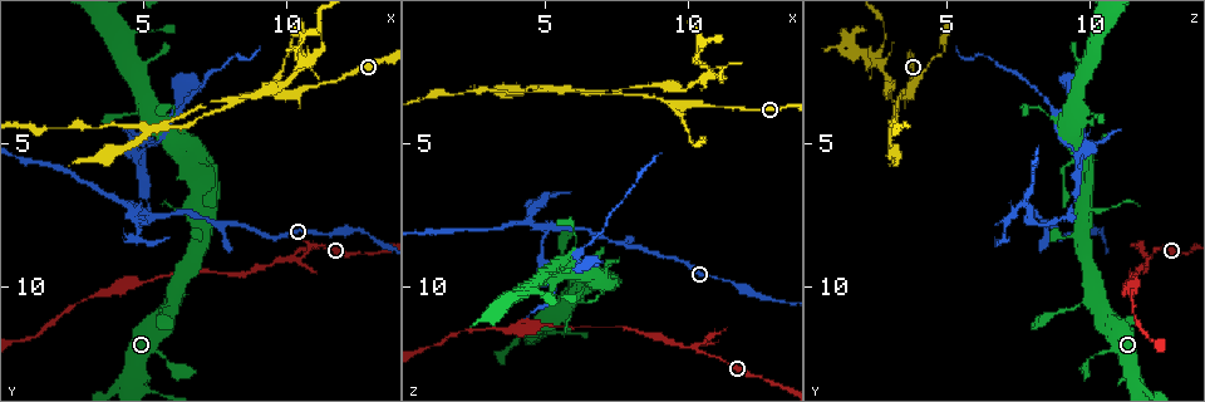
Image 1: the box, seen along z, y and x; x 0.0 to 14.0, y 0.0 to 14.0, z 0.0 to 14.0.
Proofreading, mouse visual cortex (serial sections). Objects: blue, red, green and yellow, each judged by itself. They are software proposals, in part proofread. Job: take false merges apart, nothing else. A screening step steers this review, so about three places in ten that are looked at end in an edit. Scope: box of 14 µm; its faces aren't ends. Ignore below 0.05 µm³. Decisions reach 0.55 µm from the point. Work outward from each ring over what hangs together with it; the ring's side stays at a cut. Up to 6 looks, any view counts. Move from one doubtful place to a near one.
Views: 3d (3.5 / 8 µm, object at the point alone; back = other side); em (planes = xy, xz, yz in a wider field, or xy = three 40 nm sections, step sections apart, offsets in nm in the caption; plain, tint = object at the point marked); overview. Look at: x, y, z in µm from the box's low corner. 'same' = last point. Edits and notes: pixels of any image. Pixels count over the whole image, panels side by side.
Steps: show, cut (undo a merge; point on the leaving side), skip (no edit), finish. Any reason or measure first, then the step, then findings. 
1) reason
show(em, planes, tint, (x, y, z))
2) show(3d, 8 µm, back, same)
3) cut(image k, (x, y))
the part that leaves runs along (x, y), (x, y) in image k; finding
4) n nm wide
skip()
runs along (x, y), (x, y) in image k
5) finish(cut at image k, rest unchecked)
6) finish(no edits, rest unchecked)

sharp bend
show(3d, 3.5 µm, (10.1, 8.9, 12.1))

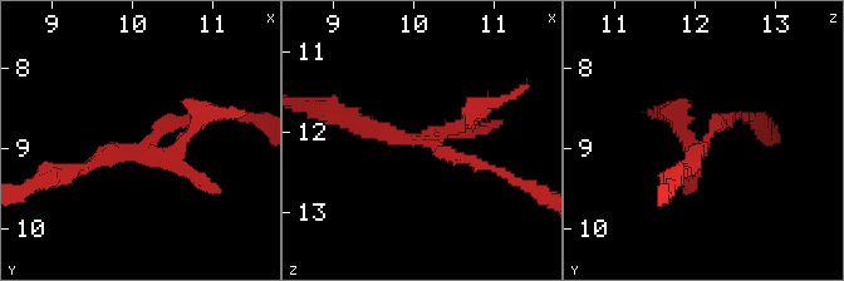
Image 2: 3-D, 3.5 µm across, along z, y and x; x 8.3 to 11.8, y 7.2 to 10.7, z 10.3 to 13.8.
show(em, xy, step 3, tint, (10.20, 8.90, 12.15))

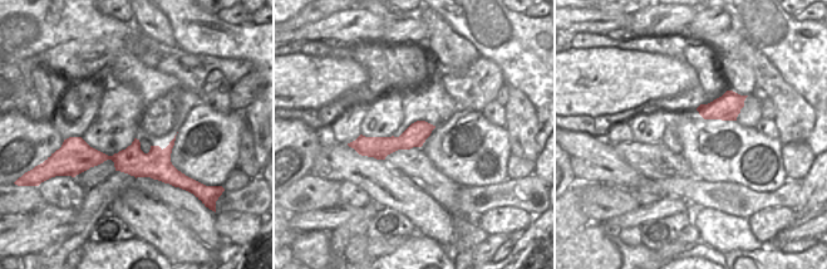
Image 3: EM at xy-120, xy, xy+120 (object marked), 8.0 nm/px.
another direction
show(em, planes, tint, same)

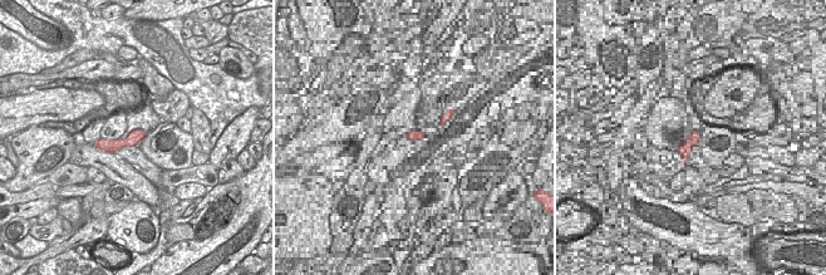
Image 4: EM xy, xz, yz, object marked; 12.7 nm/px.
cut(image 2, (682, 119))
the part that leaves runs along (441, 133), (526, 85) in image 2; a second cell is stuck on

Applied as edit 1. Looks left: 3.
show(3d, 3.5 µm, (7.8, 7.7, 8.5))

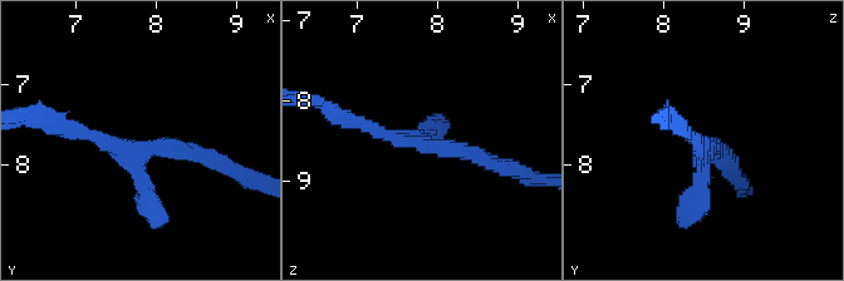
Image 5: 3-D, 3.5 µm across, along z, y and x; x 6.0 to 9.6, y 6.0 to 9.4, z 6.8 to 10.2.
show(em, xy, step 5, tint, (7.85, 7.80, 8.55))

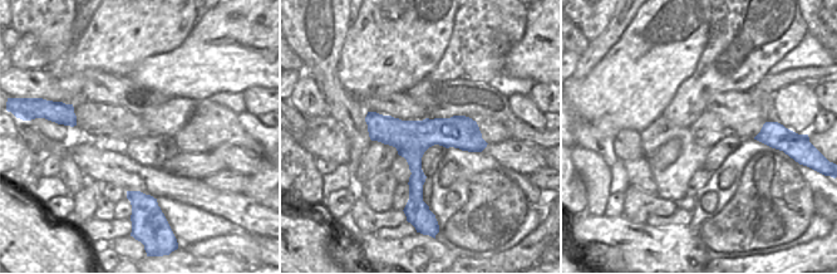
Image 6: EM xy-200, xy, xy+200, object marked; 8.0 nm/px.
skip()
runs along (503, 169), (352, 121) in image 5; one cell here

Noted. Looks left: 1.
finish(cut at image 2, rest unchecked)

